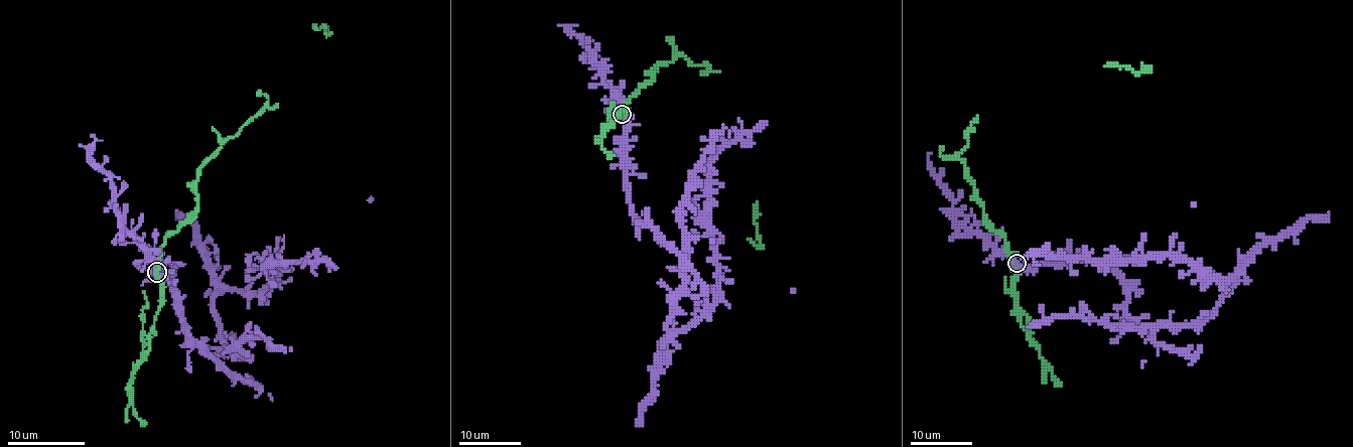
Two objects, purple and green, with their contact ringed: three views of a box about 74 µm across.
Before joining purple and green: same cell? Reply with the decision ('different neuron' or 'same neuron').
different neuron

